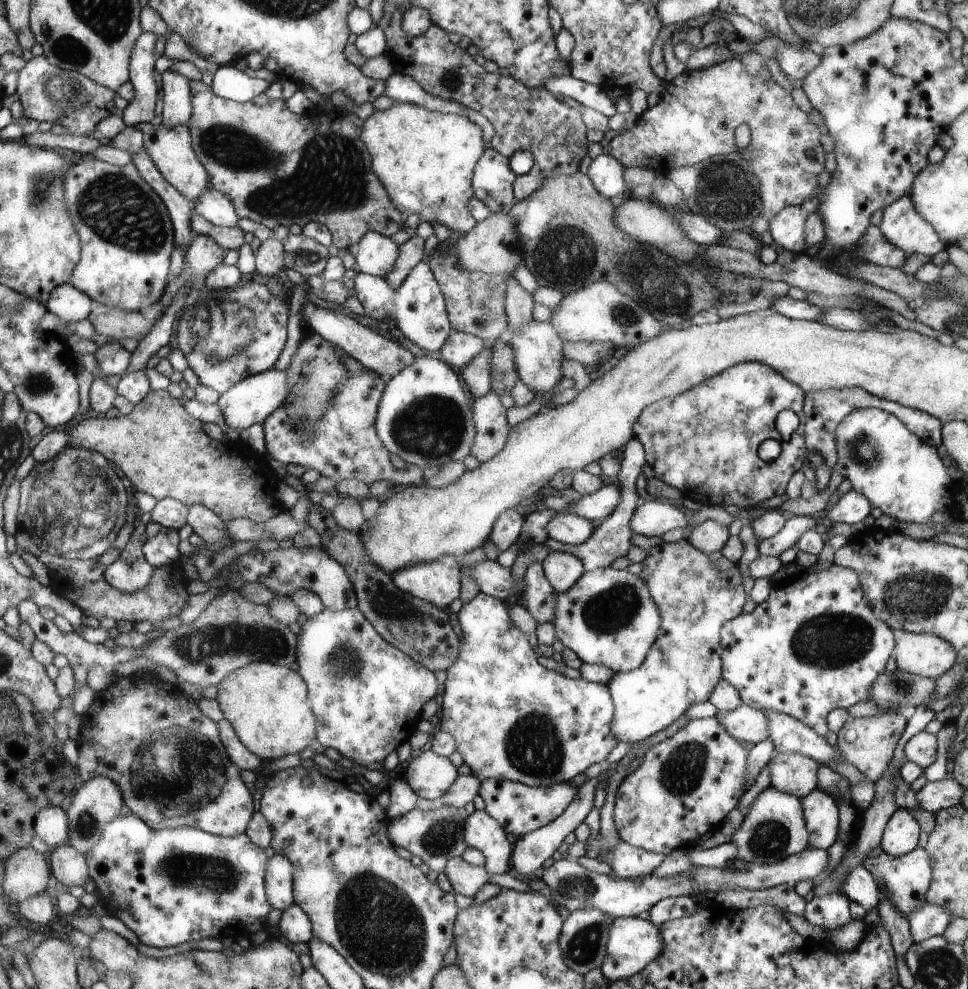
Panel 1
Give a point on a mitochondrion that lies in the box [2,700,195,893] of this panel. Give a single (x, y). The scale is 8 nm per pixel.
(85, 826)

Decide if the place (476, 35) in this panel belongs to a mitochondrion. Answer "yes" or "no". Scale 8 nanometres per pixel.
no

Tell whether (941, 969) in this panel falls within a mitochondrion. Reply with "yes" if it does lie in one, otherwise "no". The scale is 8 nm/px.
yes

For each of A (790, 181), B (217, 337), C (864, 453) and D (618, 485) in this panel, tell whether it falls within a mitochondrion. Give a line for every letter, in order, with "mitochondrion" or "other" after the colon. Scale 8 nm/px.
A: other
B: mitochondrion
C: mitochondrion
D: other

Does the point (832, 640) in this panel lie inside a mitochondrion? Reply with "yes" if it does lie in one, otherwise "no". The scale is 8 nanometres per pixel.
yes

